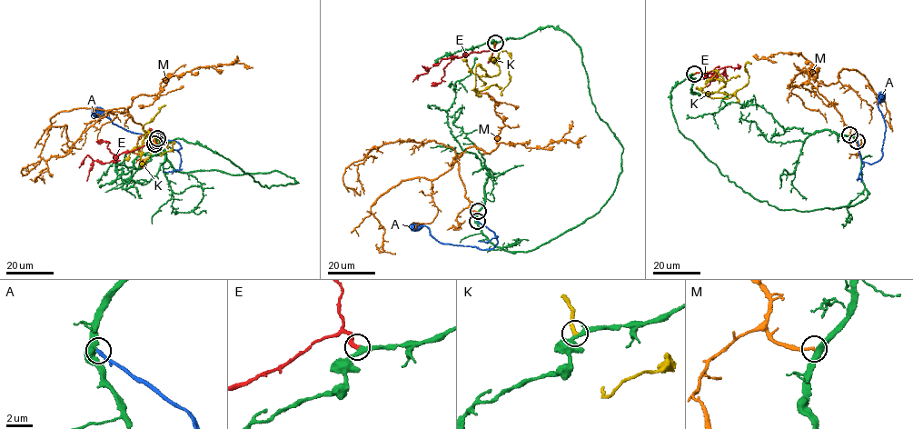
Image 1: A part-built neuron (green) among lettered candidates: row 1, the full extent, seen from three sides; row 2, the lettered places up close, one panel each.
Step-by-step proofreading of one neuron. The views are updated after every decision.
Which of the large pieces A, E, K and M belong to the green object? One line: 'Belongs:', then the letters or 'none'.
Belongs: E

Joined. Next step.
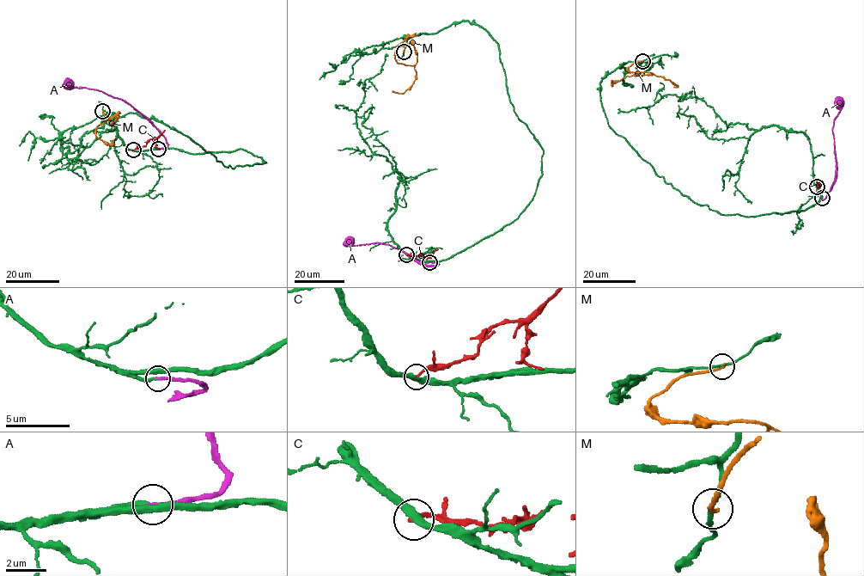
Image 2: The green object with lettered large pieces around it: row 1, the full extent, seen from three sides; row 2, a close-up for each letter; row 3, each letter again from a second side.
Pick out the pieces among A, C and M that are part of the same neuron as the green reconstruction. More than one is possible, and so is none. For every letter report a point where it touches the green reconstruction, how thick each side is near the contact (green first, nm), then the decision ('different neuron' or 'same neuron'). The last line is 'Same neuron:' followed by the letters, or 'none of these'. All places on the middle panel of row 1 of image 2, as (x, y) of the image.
A: (429, 262) | 240/240 nm | same neuron
C: (406, 254) | 360/200 nm | different neuron
M: (404, 52) | 170/200 nm | different neuron
Same neuron: A

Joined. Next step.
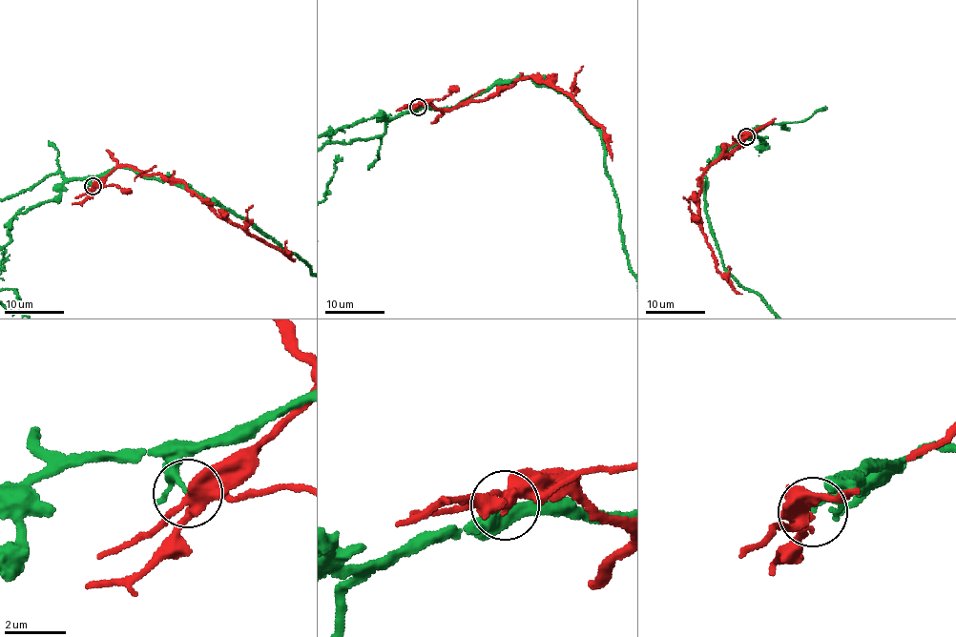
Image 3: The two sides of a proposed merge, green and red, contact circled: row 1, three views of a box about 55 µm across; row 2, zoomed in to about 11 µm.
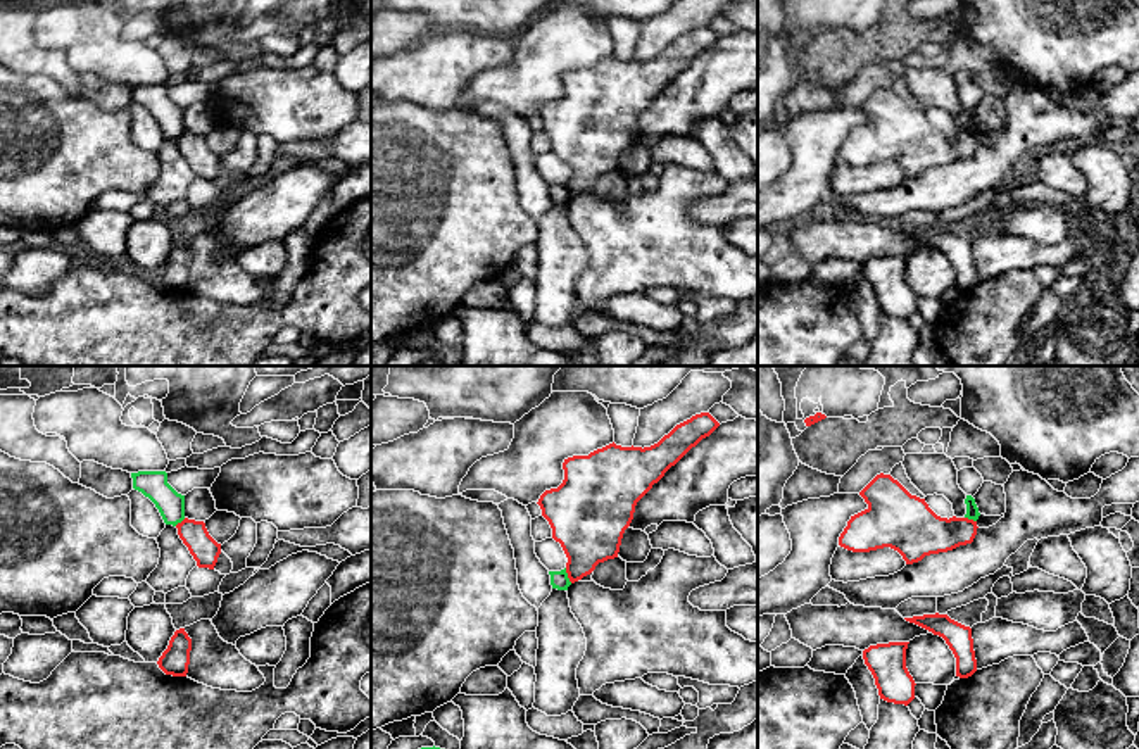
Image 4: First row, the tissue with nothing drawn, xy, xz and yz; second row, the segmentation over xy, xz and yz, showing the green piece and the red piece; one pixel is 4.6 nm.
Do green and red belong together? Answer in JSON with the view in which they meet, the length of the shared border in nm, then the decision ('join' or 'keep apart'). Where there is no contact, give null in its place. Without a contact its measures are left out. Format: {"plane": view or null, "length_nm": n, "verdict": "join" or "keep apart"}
{"plane": "xz", "length_nm": 80, "verdict": "keep apart"}

